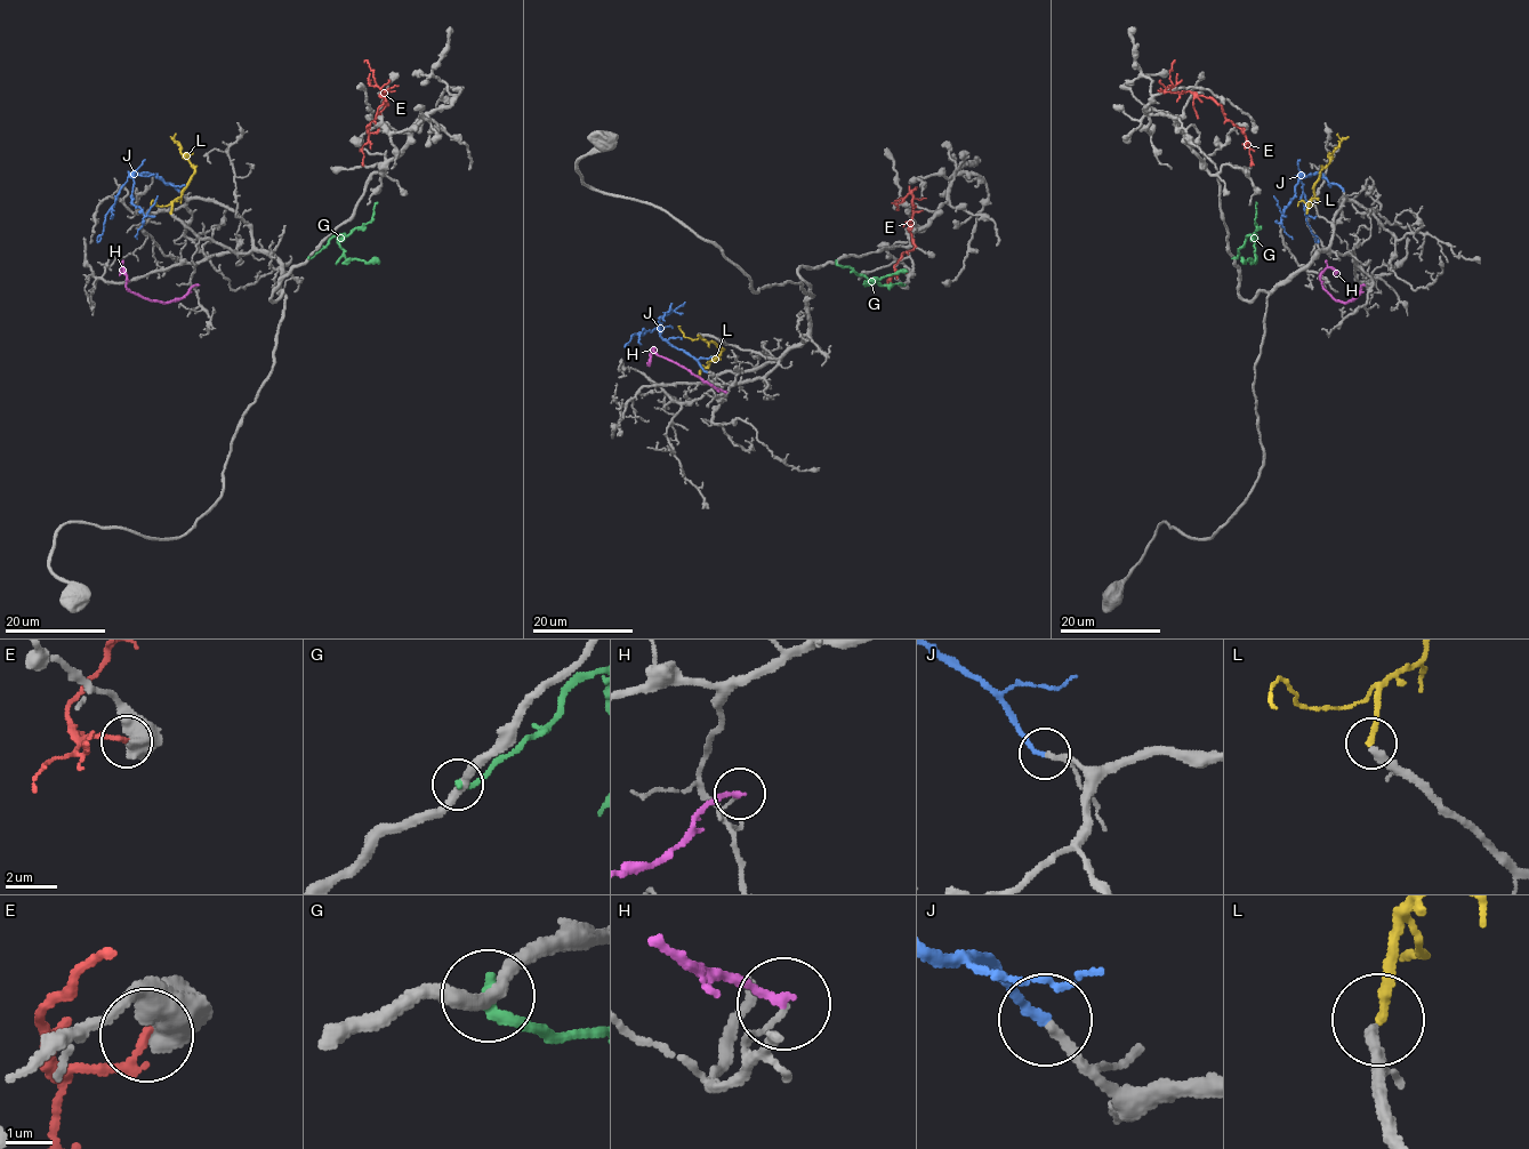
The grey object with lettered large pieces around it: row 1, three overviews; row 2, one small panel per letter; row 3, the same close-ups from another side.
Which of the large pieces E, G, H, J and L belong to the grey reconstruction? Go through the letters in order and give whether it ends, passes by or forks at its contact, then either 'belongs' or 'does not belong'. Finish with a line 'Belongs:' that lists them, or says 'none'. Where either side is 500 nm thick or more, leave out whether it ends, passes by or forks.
E: does not belong
G: it ends | does not belong
H: it ends | does not belong
J: it ends | belongs
L: it ends | does not belong
Belongs: J

